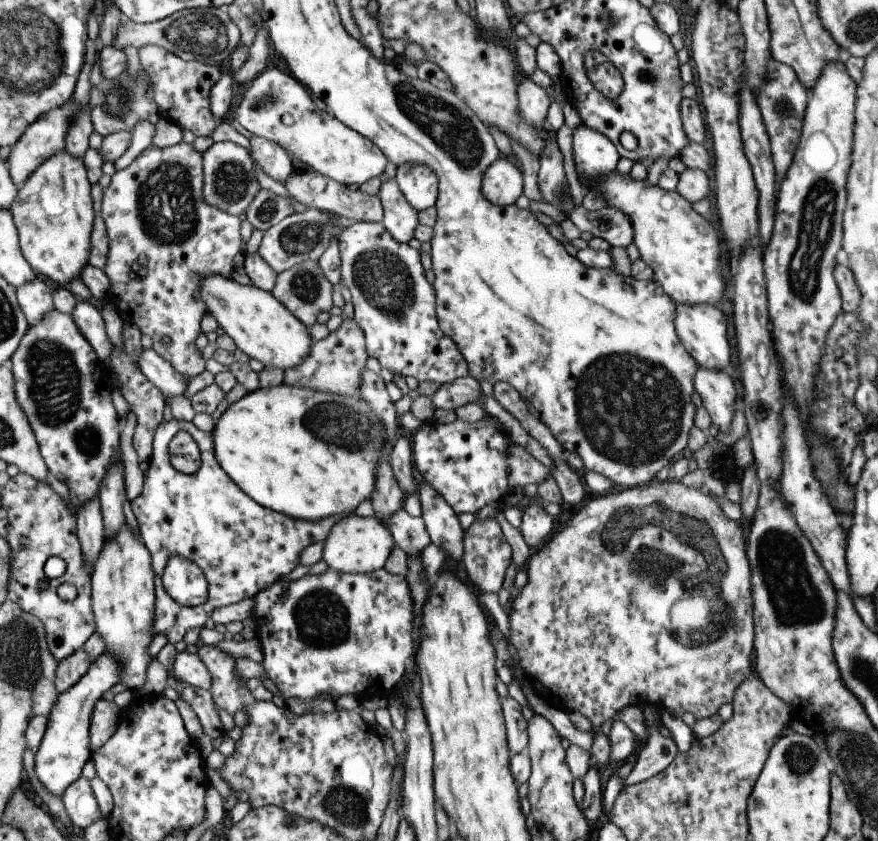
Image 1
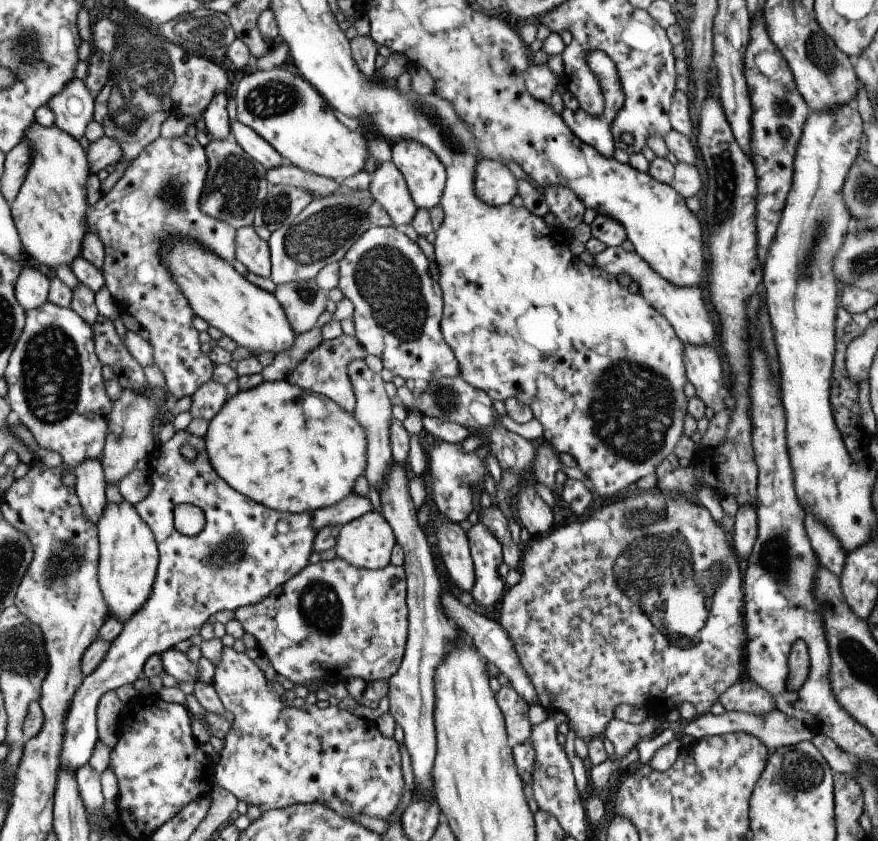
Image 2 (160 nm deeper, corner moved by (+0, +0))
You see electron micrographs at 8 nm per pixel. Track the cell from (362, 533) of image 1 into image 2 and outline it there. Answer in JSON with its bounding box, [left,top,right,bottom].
[334,511,396,569]

